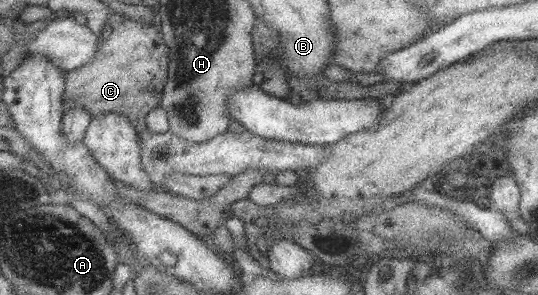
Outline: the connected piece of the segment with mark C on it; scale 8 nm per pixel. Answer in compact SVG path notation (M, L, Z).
M118 19L108 38L99 43L90 61L67 72L64 79L62 113L72 106L84 106L92 116L118 113L132 122L137 131L146 129L144 115L158 108L160 91L166 81L168 47L156 26L143 20Z

